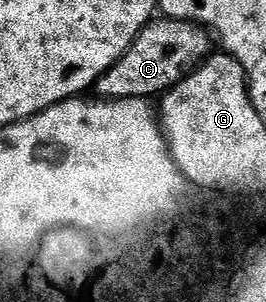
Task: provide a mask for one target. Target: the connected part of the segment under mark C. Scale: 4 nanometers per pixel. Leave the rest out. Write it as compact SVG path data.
M161 18L147 24L142 33L114 66L99 78L96 92L106 99L154 98L178 86L210 55L210 31L195 23Z

